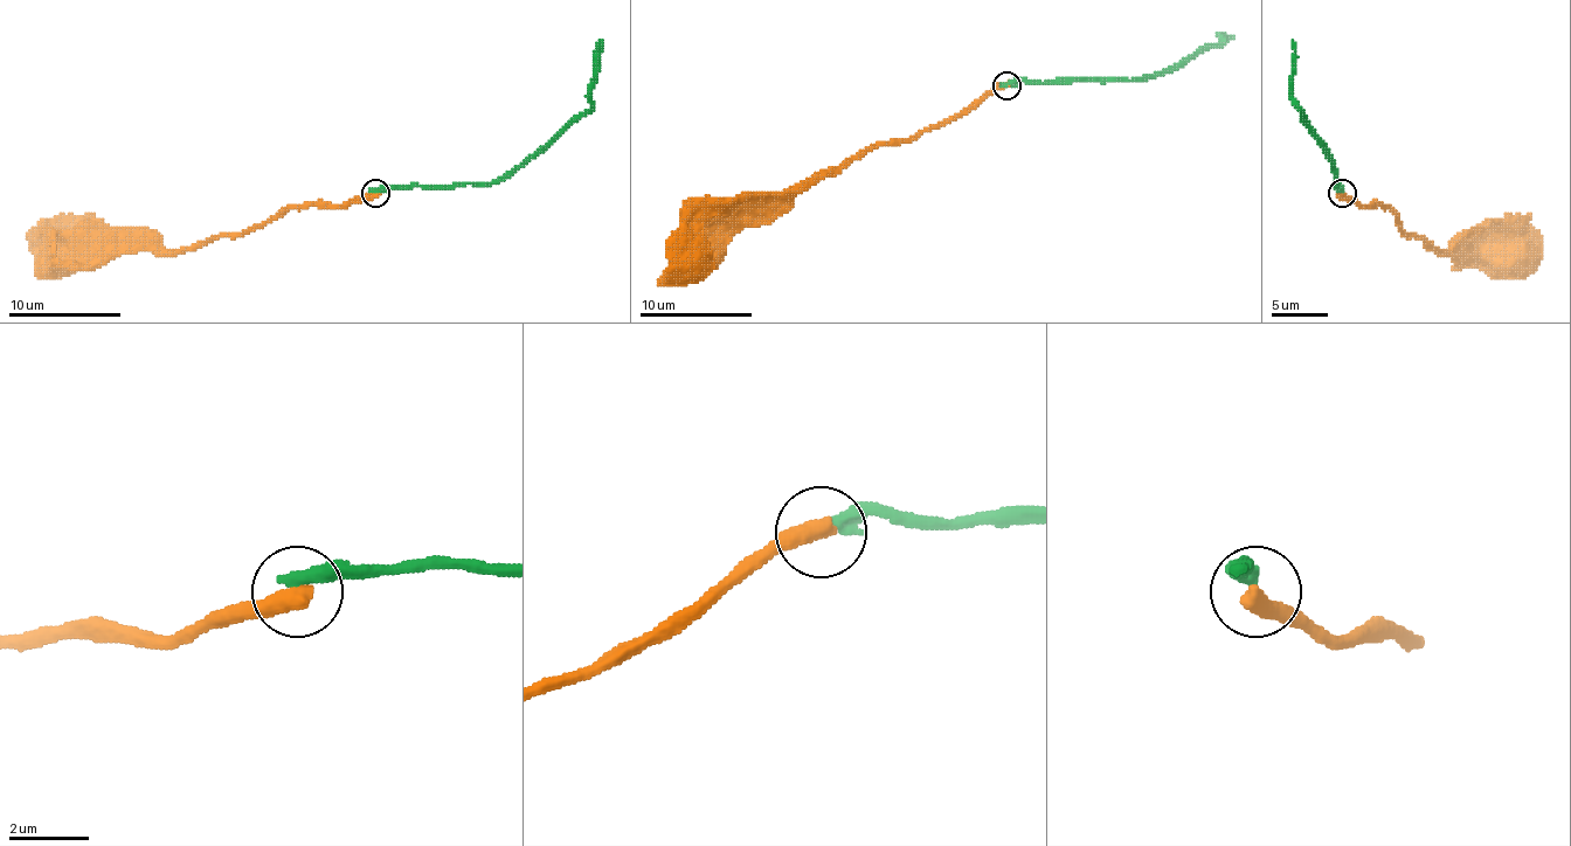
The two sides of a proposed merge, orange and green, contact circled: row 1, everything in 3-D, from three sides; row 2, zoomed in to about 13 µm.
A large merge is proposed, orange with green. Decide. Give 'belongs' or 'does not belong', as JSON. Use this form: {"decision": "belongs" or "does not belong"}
{"decision": "does not belong"}

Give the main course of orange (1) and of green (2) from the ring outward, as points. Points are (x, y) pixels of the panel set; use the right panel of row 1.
1: (1343, 194), (1357, 206), (1385, 206), (1407, 234), (1413, 234), (1432, 250), (1472, 250), (1506, 272), (1514, 264)
2: (1343, 192), (1337, 188), (1337, 178), (1323, 144), (1295, 108), (1292, 40)

